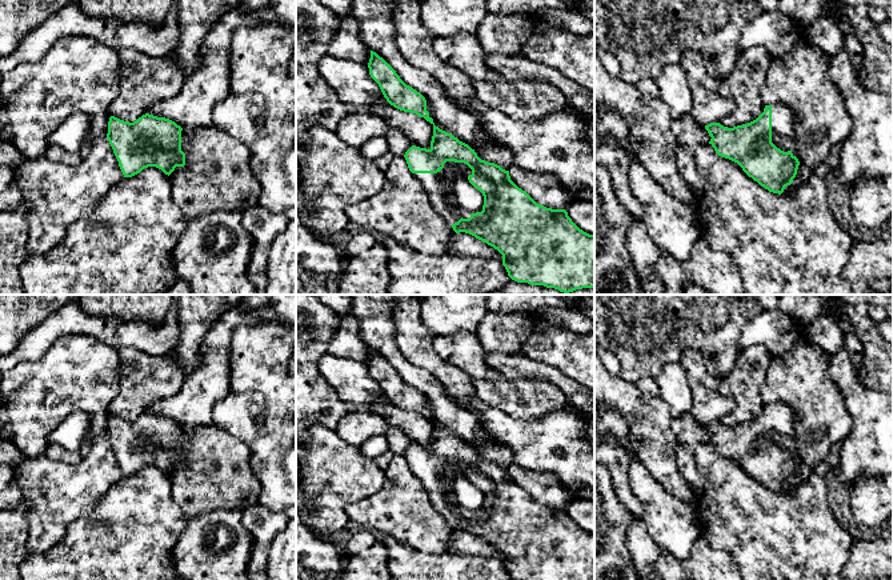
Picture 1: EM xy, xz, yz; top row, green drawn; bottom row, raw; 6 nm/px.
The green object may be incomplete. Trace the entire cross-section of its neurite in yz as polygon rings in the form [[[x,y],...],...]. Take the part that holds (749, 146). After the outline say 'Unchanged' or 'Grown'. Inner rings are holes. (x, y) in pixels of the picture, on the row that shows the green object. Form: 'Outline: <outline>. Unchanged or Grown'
Outline: [[[776,103],[765,105],[764,112],[748,124],[728,128],[710,123],[705,129],[718,156],[737,163],[761,187],[781,195],[792,184],[800,165],[790,151],[794,121],[793,111]]]. Grown

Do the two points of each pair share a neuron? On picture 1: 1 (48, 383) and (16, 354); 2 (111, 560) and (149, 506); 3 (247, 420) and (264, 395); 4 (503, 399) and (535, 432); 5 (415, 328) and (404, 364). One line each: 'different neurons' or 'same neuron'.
1: different neurons
2: same neuron
3: same neuron
4: different neurons
5: different neurons

